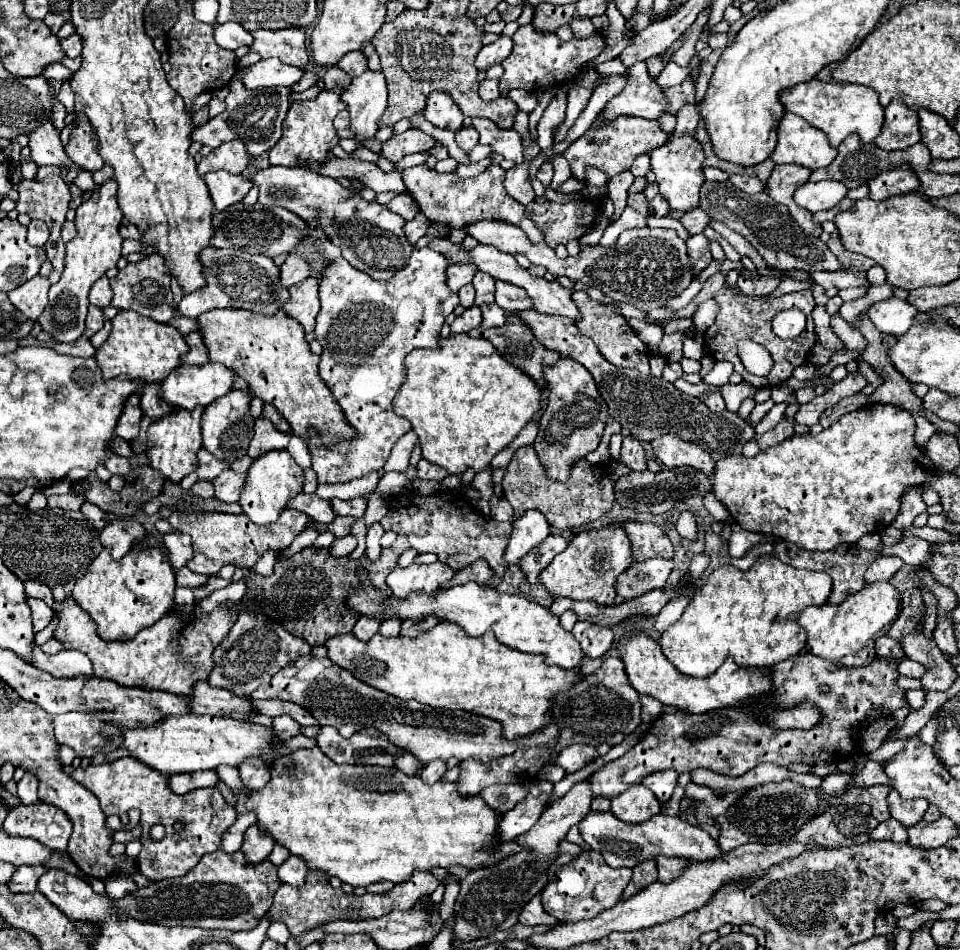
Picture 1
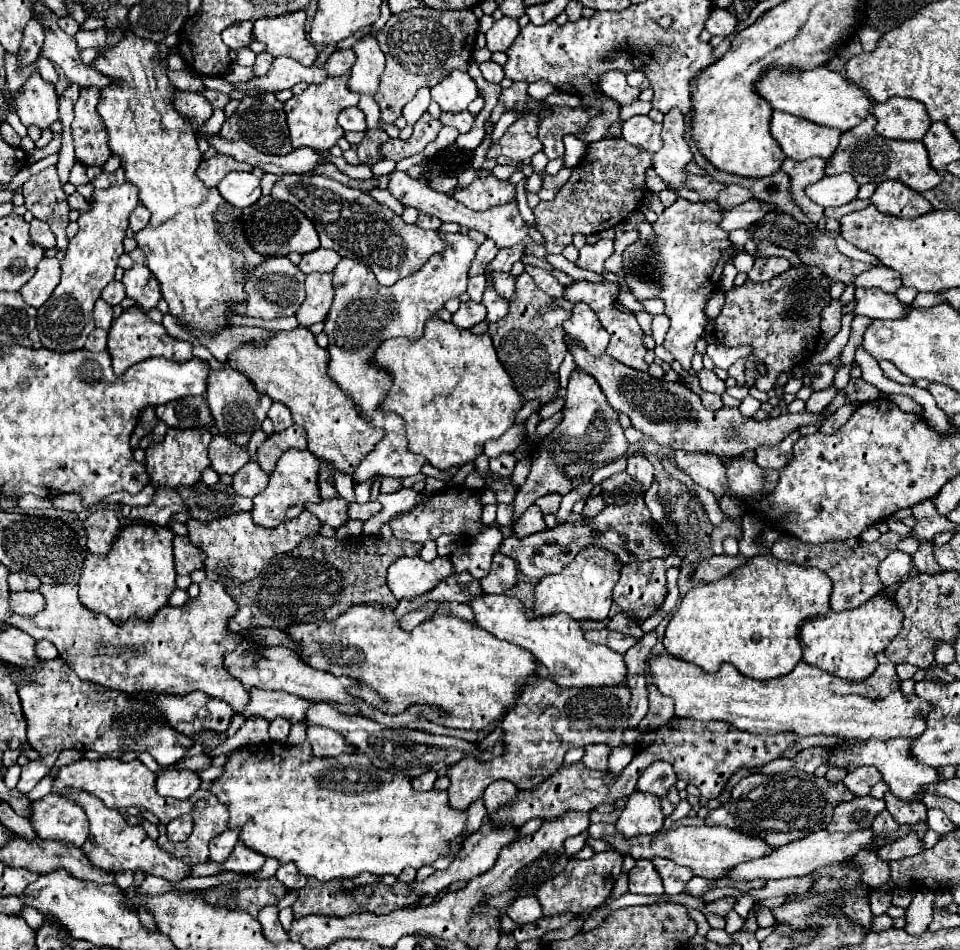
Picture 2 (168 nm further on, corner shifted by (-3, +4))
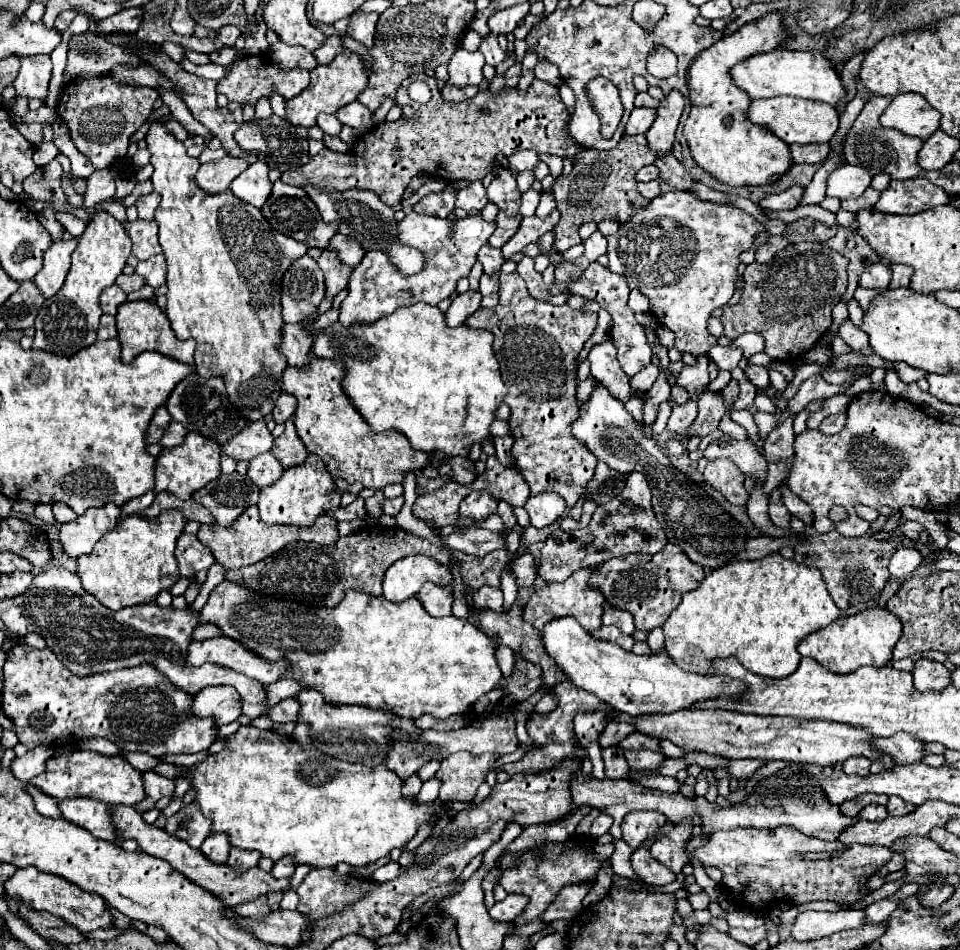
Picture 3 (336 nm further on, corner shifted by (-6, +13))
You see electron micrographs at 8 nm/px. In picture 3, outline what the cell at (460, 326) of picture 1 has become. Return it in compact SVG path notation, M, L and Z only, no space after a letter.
M467 291L459 293L447 311L447 325L449 327L459 327L467 321L469 315L473 315L481 307L481 293L479 291Z

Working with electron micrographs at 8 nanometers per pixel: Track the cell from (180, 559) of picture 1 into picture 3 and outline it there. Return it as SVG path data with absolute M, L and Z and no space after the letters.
M183 533L177 539L175 557L179 563L179 573L183 577L193 577L197 571L209 569L215 563L211 551L205 545L201 545L195 535L187 535L187 533Z

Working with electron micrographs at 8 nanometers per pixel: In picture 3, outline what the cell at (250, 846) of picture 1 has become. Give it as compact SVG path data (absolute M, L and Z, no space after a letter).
M231 847L227 863L237 869L251 869L259 863L259 859L261 859L261 853L257 853L257 851L245 851L239 847Z

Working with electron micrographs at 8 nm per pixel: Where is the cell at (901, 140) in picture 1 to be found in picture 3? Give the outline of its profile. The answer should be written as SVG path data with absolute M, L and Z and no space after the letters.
M899 93L881 115L881 125L925 141L939 129L939 119L939 113L919 93Z

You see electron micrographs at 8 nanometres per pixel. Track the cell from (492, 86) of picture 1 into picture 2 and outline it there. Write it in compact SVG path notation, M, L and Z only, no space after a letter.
M488 60L488 62L482 62L480 64L480 72L482 72L482 78L488 80L488 82L494 82L494 84L500 84L500 80L504 78L504 70L500 64Z

